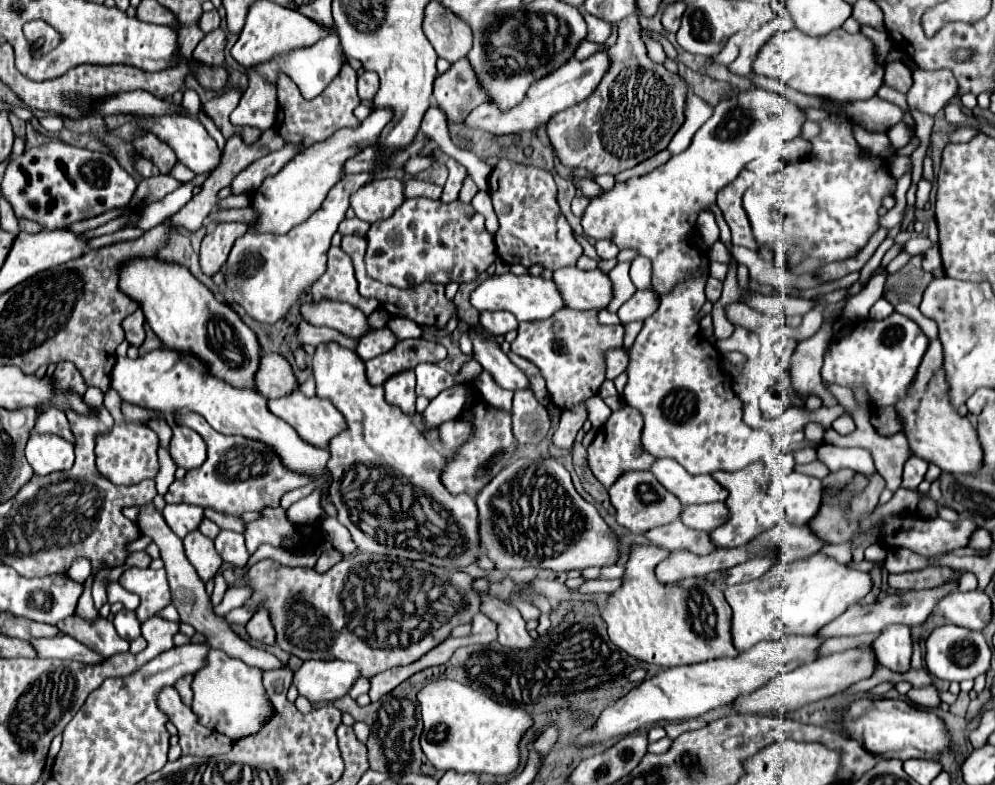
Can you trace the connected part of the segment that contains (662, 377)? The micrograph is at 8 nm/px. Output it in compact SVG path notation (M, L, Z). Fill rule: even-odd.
M691 279L677 285L669 295L661 297L659 309L645 319L641 333L629 347L627 385L623 399L629 407L643 415L643 449L655 457L673 457L691 475L713 471L737 471L759 459L759 449L765 447L763 431L743 423L743 403L733 391L731 377L721 373L721 355L715 345L703 345L699 337L697 313L705 303L705 279Z

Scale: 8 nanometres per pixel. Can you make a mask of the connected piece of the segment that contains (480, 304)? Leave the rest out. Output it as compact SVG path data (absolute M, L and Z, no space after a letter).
M505 273L501 277L493 275L487 281L483 281L471 293L471 305L479 311L497 311L497 309L511 311L519 321L541 321L541 319L549 319L549 315L561 311L565 307L565 301L561 299L561 293L557 291L557 285L551 279Z

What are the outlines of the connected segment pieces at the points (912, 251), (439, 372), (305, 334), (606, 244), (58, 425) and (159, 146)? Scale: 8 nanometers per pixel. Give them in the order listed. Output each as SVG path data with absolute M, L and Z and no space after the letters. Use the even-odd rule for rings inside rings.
M919 236L907 241L904 245L903 251L910 256L915 256L924 253L927 249L933 247L933 245L937 245L937 243L932 242L927 237Z
M419 363L415 367L417 373L417 395L425 395L427 399L433 399L443 389L451 387L455 383L455 377L449 375L445 369L439 369L433 363Z
M301 321L299 327L297 327L297 339L301 343L309 343L309 345L319 345L319 343L325 343L325 341L337 341L339 345L343 347L349 347L349 349L355 349L357 345L357 339L351 339L351 337L345 337L333 329L325 329L325 327L315 327L307 321Z
M597 241L597 243L595 243L595 249L597 249L597 255L599 255L601 259L613 259L613 257L617 257L617 253L619 253L619 249L617 249L611 241Z
M53 407L37 413L37 423L35 423L33 431L35 433L55 433L55 435L61 435L61 437L73 441L65 413L59 409L53 409Z
M149 133L147 135L139 135L135 139L133 147L141 155L151 159L159 167L159 173L169 173L175 167L175 163L177 163L175 153L163 141L159 141L155 135L149 135Z

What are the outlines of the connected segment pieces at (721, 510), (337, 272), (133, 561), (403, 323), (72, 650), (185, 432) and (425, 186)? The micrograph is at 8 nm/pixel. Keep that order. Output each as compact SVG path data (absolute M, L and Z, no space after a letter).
M709 503L709 505L687 505L679 515L681 523L699 531L713 531L727 519L725 503Z
M331 247L329 249L329 259L327 259L327 271L313 283L310 289L313 301L321 299L331 299L331 301L345 301L351 303L353 307L361 309L365 315L371 315L377 307L377 299L365 299L357 291L357 279L353 271L353 263L341 247Z
M135 551L129 555L129 567L149 567L151 565L151 557L145 551Z
M391 317L389 323L387 323L387 327L393 331L393 335L397 335L397 339L407 339L407 337L417 339L417 337L423 335L423 331L419 329L419 325L413 323L413 321L409 321L409 319Z
M57 635L53 639L33 639L31 645L37 649L39 657L49 657L49 659L73 659L81 663L103 663L103 657L85 647L81 641L69 637L69 635Z
M183 425L173 427L173 439L169 445L169 453L175 465L187 471L203 465L203 461L207 459L207 447L201 435Z
M409 179L405 183L405 197L429 197L429 199L441 199L441 187L427 183L427 181L419 181L419 179Z

